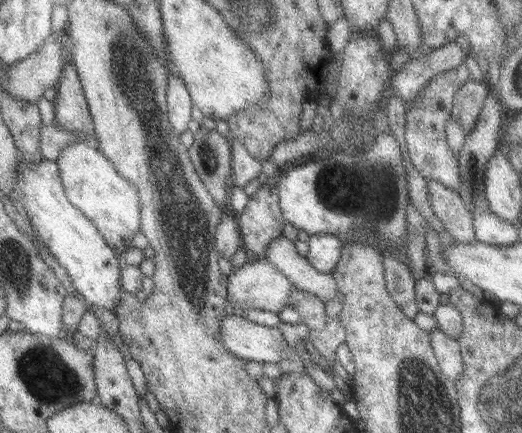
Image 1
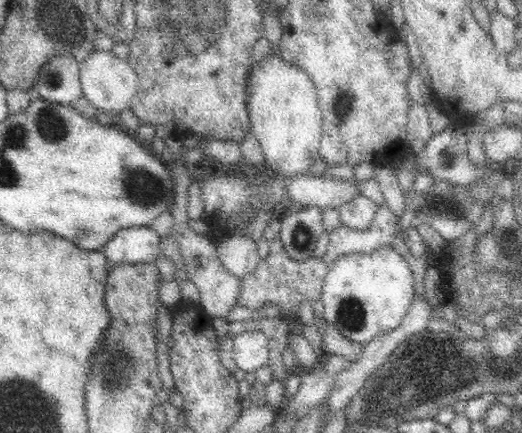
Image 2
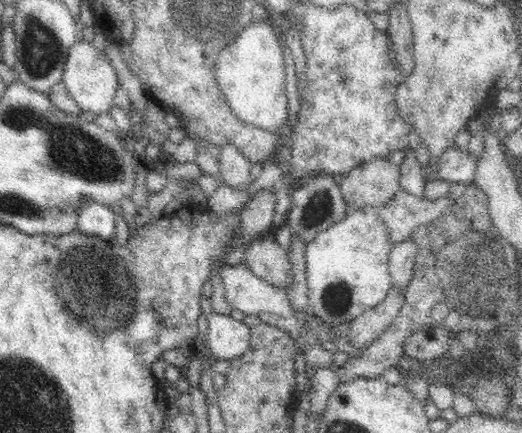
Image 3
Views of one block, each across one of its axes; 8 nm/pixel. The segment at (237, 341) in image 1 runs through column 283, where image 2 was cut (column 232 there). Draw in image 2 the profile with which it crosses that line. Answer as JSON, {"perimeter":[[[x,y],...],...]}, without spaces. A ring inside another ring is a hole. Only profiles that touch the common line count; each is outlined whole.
{"perimeter":[[[258,330],[242,334],[234,340],[234,362],[238,370],[246,374],[256,374],[260,368],[266,368],[272,356],[272,340]]]}

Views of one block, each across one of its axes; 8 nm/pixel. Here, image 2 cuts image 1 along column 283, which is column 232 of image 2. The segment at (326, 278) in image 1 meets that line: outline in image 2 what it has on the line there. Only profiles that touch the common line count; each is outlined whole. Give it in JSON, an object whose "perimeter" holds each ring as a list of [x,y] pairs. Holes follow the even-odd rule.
{"perimeter":[[[228,238],[224,240],[224,244],[220,244],[218,248],[220,254],[220,262],[224,266],[224,270],[228,274],[234,274],[240,282],[254,274],[258,264],[260,264],[260,256],[256,250],[256,242],[248,240],[248,238]]]}

